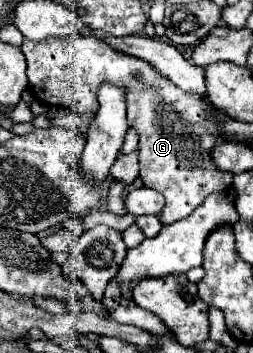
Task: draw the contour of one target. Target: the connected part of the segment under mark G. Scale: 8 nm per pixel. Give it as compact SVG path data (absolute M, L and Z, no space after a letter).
M80 35L58 41L24 39L22 53L26 57L26 75L32 95L52 107L70 107L76 113L94 115L98 107L98 87L110 81L126 89L128 125L140 135L140 179L146 187L164 195L166 207L160 213L164 225L188 217L210 193L232 185L230 173L220 173L212 165L210 151L220 141L218 125L208 119L210 103L198 95L180 91L172 81L158 75L146 61L128 57L100 37Z

